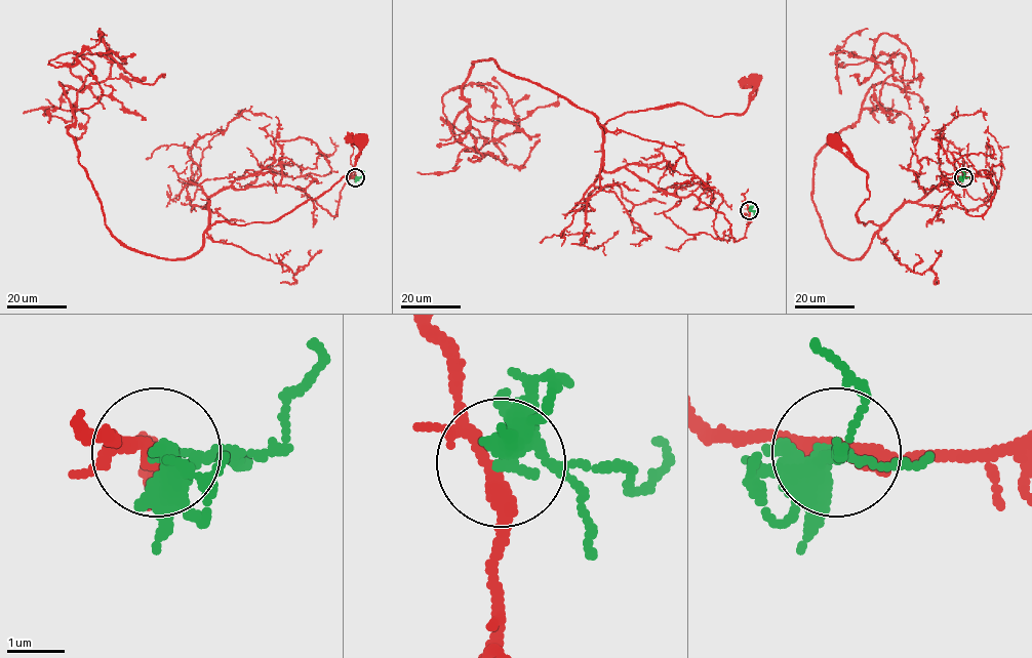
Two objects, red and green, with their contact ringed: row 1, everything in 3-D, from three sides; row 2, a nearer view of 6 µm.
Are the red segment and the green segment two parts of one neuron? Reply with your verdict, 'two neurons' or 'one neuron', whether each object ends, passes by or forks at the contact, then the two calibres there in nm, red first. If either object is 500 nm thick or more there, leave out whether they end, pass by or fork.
two neurons | red forks | green forks | 240/280 nm

